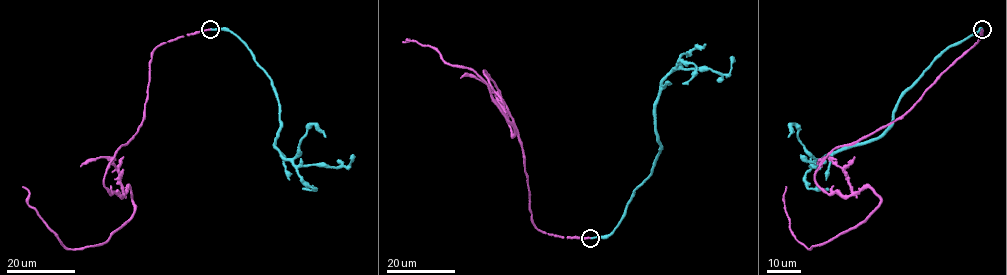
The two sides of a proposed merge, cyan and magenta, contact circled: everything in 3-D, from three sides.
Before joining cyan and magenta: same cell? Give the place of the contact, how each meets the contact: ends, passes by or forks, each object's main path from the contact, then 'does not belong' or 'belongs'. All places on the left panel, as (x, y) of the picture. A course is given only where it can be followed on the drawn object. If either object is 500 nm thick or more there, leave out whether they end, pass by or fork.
place (210, 29); cyan ends; magenta ends; course cyan (210, 29), (232, 31), (271, 81), (280, 154), (296, 166), (331, 167), (348, 167), (352, 155); course magenta (210, 29), (153, 51), (143, 120), (104, 176), (134, 214), (109, 238), (67, 249), (23, 186); does not belong

